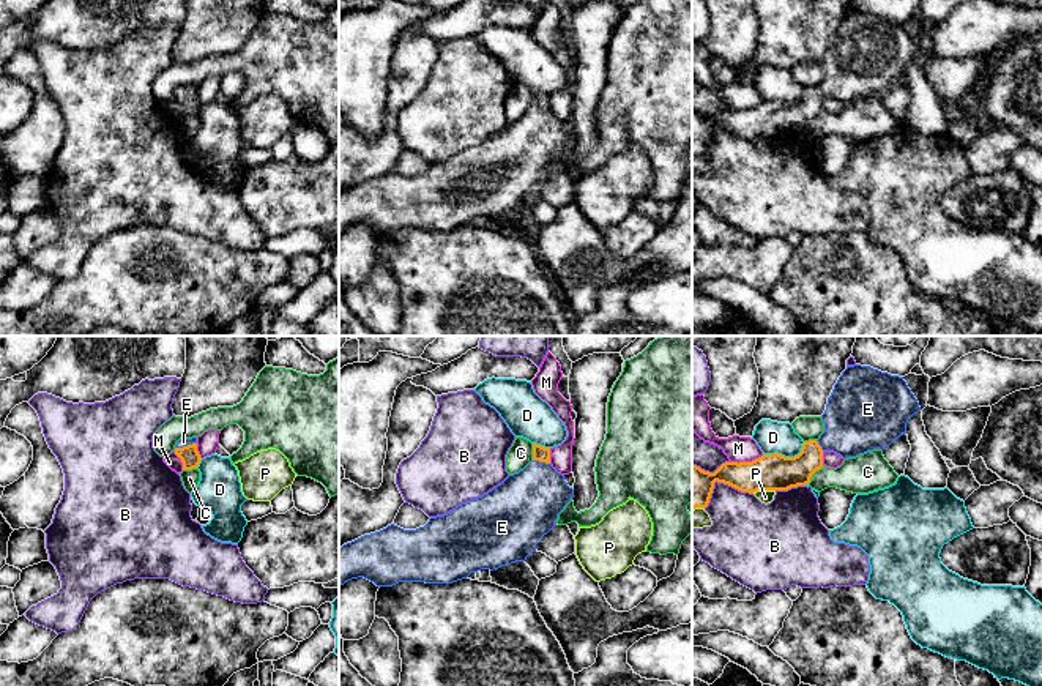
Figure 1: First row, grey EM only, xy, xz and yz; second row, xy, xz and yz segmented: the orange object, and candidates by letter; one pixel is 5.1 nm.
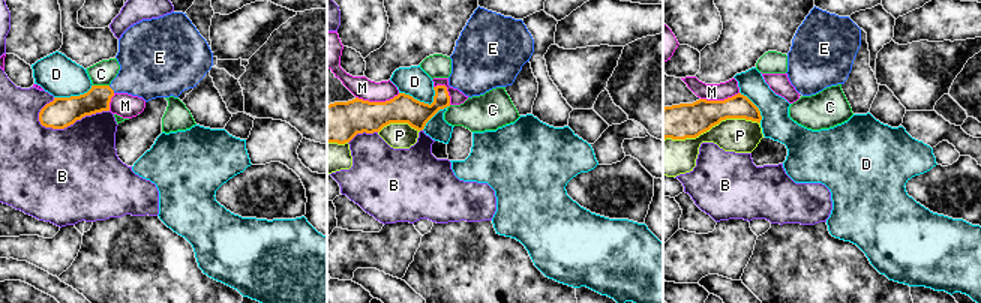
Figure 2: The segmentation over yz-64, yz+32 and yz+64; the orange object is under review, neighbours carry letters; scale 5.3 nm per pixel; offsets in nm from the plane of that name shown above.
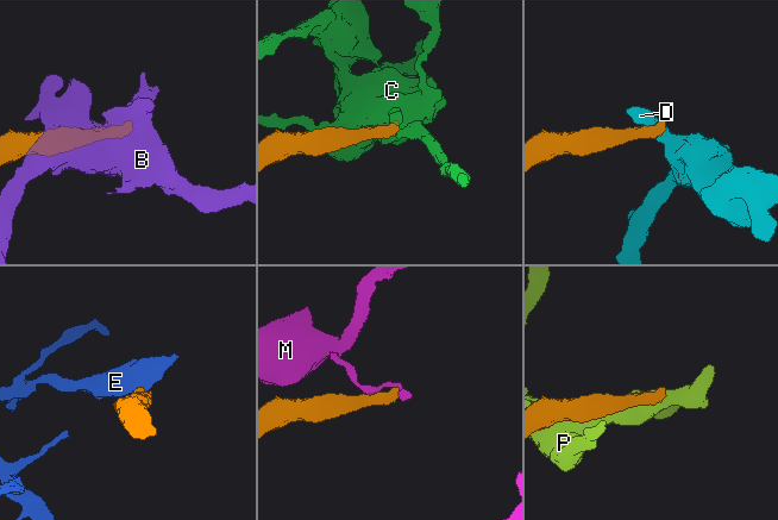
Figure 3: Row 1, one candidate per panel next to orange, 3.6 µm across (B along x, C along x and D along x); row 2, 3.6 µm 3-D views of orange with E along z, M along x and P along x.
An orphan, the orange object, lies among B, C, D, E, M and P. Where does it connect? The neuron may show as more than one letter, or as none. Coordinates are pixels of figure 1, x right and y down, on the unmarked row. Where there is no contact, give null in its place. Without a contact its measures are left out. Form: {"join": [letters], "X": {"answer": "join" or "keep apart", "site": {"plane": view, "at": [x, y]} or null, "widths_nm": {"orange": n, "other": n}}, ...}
{"join": ["E"], "B": {"answer": "keep apart", "site": {"plane": "yz", "at": [721, 128]}, "widths_nm": {"orange": 200, "other": 300}}, "C": {"answer": "keep apart", "site": {"plane": "yz", "at": [814, 119]}, "widths_nm": {"orange": 190, "other": 190}}, "D": {"answer": "keep apart", "site": {"plane": "yz", "at": [784, 103]}, "widths_nm": {"orange": 190, "other": 160}}, "E": {"answer": "join", "site": {"plane": "xy", "at": [185, 93]}, "widths_nm": {"orange": 100, "other": 50}}, "M": {"answer": "keep apart", "site": {"plane": "yz", "at": [746, 109]}, "widths_nm": {"orange": 190, "other": 130}}, "P": {"answer": "keep apart", "site": {"plane": "yz", "at": [763, 136]}, "widths_nm": {"orange": 190, "other": 70}}}

